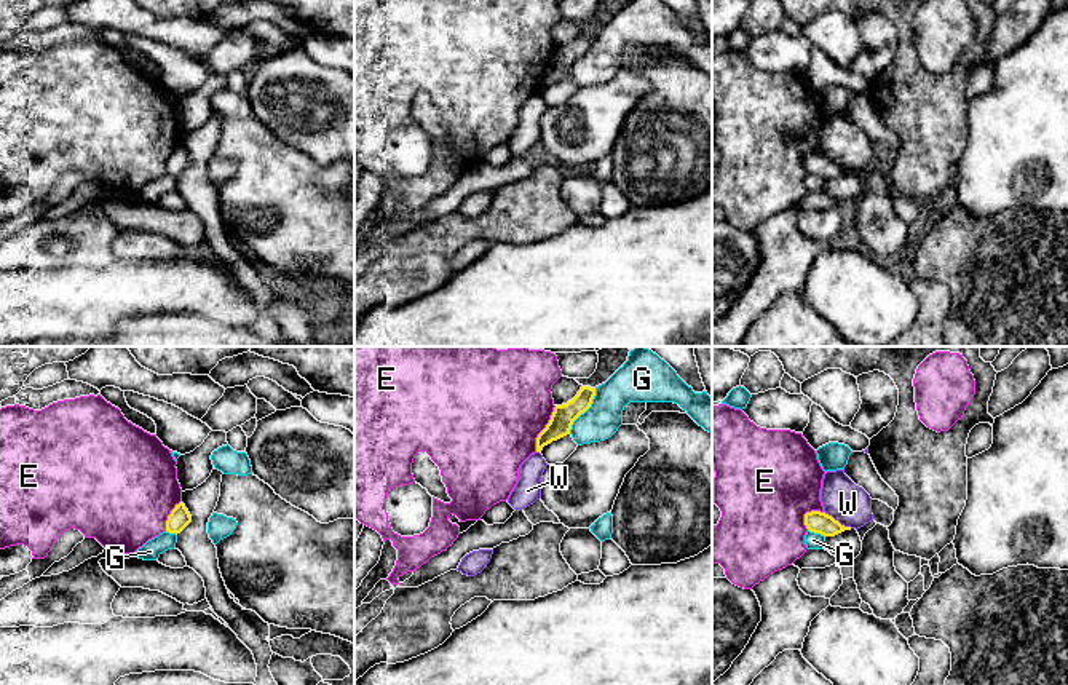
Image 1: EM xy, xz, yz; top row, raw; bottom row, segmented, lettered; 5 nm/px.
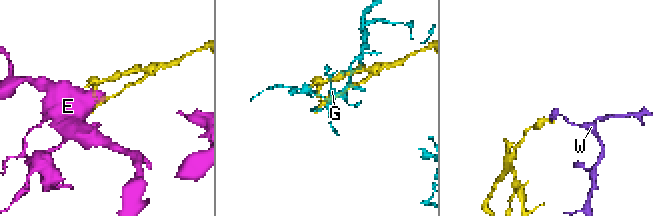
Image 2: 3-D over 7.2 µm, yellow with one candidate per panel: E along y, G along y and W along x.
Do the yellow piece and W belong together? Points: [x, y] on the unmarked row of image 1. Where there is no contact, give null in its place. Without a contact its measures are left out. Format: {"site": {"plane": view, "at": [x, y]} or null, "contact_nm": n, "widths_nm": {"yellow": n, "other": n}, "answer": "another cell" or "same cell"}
{"site": {"plane": "yz", "at": [837, 163]}, "contact_nm": 160, "widths_nm": {"yellow": 110, "other": 200}, "answer": "another cell"}

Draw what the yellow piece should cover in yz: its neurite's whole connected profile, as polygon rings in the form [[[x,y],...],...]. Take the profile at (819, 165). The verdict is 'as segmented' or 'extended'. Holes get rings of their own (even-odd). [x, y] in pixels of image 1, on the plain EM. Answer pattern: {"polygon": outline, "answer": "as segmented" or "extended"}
{"polygon": [[[821,153],[806,155],[805,168],[809,174],[821,176],[824,179],[835,179],[845,172],[851,172],[851,169],[841,168],[832,158]]], "answer": "as segmented"}

